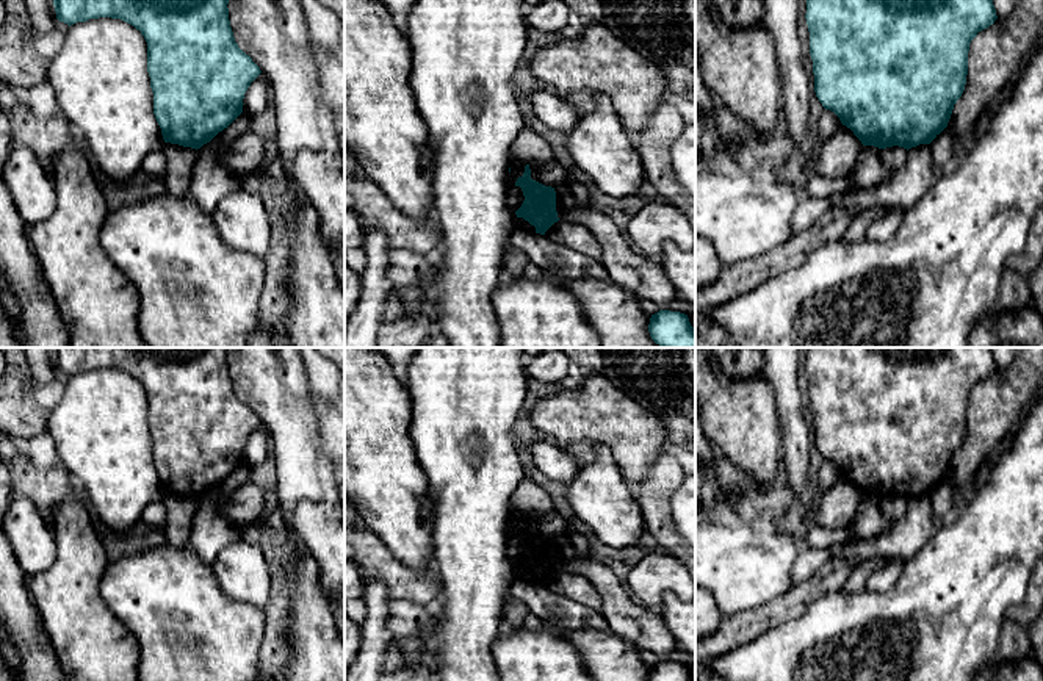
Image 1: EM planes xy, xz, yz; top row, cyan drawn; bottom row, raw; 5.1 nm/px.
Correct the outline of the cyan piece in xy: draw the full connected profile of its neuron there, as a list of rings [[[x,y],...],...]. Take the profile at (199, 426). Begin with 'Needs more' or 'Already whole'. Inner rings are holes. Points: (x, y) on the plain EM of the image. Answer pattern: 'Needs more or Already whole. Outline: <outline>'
Already whole. Outline: [[[53,348],[56,369],[69,377],[89,369],[121,369],[141,382],[147,393],[147,423],[153,443],[153,465],[164,493],[200,499],[241,463],[243,449],[260,418],[235,393],[229,371],[229,348]]]

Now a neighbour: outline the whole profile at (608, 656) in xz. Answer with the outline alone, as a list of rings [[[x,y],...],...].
[[[595,629],[567,631],[562,634],[581,654],[587,673],[595,681],[648,681],[650,668],[641,659],[639,648],[628,639]]]

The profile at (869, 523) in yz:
[[[863,496],[854,517],[852,539],[858,542],[875,540],[888,532],[896,521],[886,518],[880,509],[880,503],[874,496]]]

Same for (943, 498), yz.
[[[944,479],[937,488],[930,493],[932,512],[935,517],[951,520],[958,507],[955,504],[955,487]]]

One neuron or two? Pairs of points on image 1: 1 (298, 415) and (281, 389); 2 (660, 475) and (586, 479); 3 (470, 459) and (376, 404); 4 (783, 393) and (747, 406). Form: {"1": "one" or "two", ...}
{"1": "one", "2": "two", "3": "two", "4": "two"}

